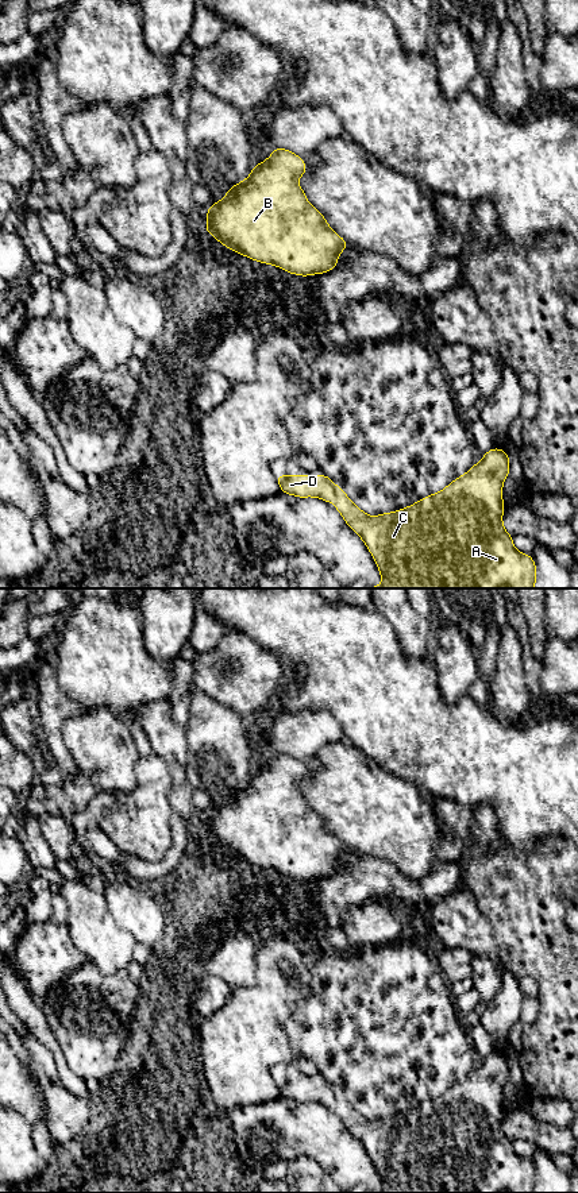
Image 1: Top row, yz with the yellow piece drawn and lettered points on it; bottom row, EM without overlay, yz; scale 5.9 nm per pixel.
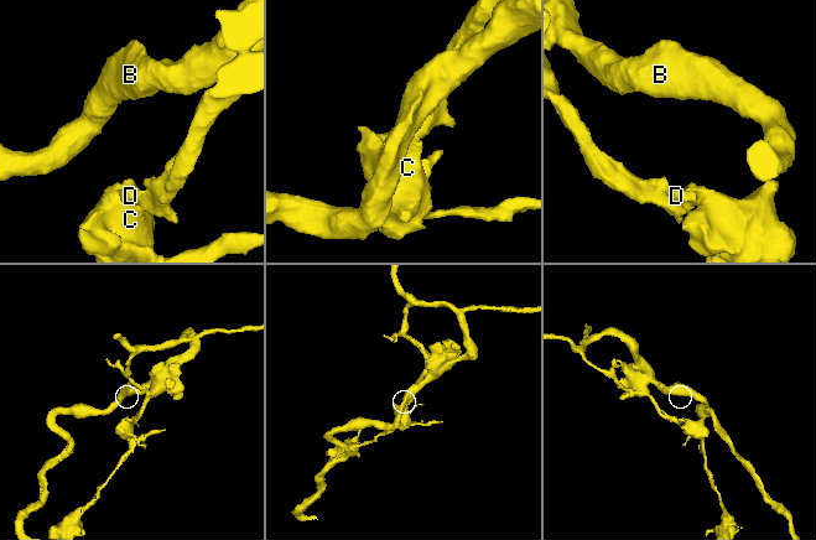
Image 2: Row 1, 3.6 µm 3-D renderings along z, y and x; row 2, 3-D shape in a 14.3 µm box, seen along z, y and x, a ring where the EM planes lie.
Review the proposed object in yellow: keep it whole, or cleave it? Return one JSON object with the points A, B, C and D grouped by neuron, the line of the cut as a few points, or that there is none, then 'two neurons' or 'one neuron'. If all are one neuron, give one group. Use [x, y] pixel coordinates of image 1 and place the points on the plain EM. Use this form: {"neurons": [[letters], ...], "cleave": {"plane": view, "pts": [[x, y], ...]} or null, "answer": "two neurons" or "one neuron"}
{"neurons": [["A", "B", "C", "D"]], "cleave": null, "answer": "one neuron"}

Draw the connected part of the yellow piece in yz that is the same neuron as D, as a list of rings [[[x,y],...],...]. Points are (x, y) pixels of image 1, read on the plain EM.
[[[500,1053],[488,1055],[482,1065],[474,1069],[465,1080],[456,1082],[442,1096],[424,1101],[419,1107],[392,1117],[370,1121],[354,1109],[342,1092],[327,1080],[277,1080],[281,1097],[298,1103],[315,1101],[335,1108],[346,1128],[369,1153],[379,1177],[379,1192],[367,1193],[533,1193],[536,1188],[536,1170],[531,1159],[519,1157],[512,1140],[502,1130],[502,1089],[509,1080],[508,1057]]]

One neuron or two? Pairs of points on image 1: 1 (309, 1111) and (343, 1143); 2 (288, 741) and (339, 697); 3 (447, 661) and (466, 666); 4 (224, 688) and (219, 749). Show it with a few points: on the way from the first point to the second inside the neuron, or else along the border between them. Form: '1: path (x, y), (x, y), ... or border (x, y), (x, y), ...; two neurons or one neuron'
1: path (318, 1119), (335, 1136); one neuron
2: border (291, 711), (326, 710), (345, 734); two neurons
3: path (451, 661), (462, 666); one neuron
4: border (196, 686), (241, 717); two neurons

